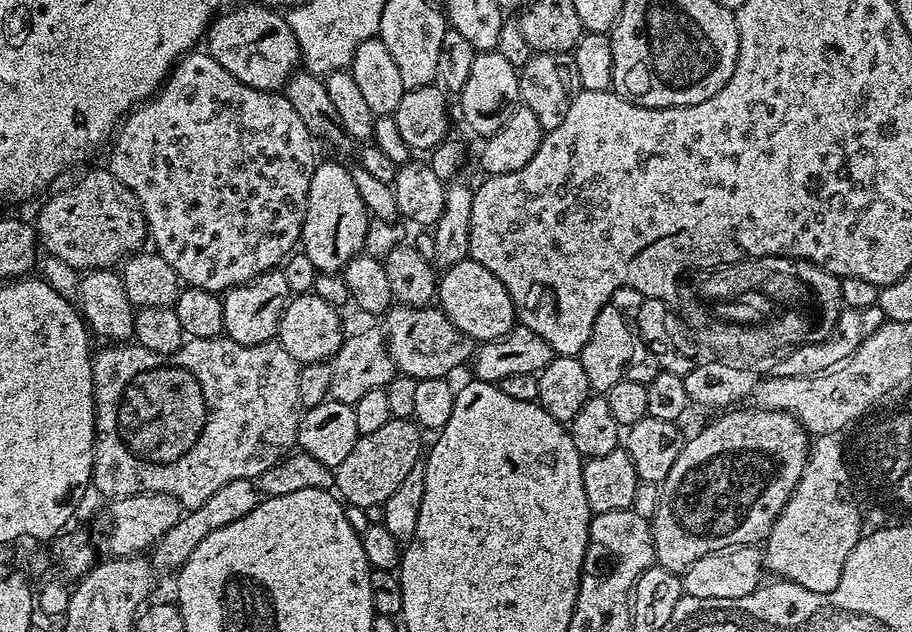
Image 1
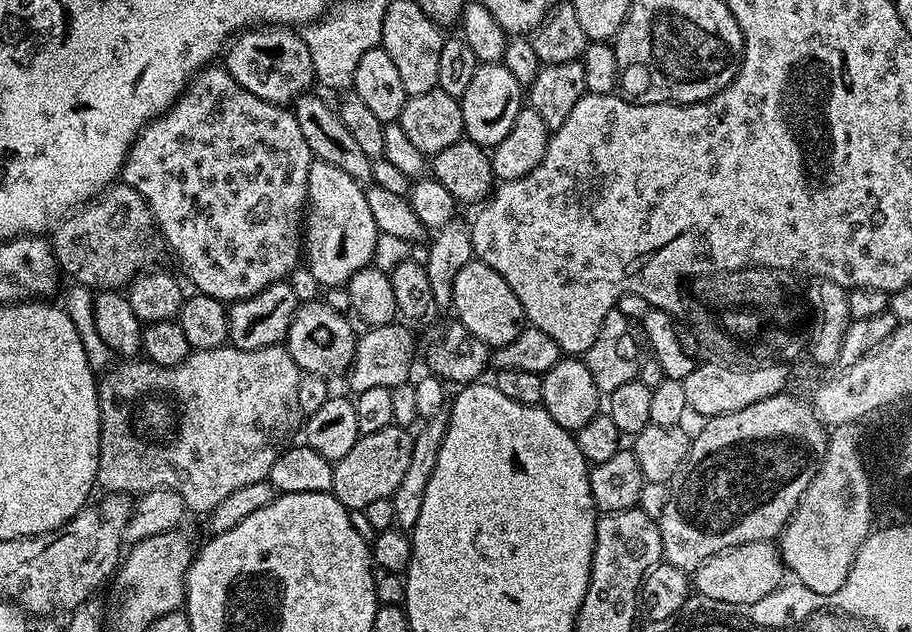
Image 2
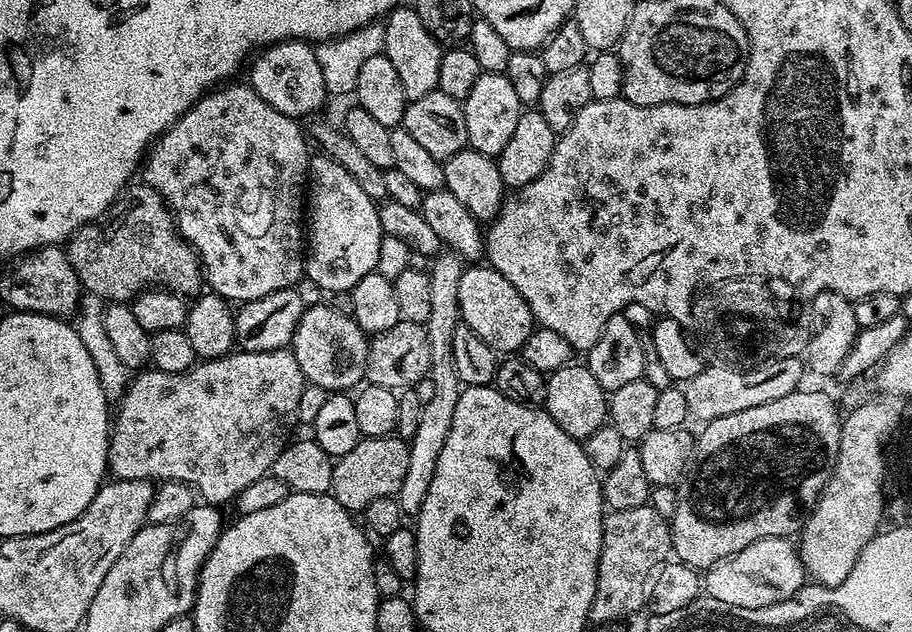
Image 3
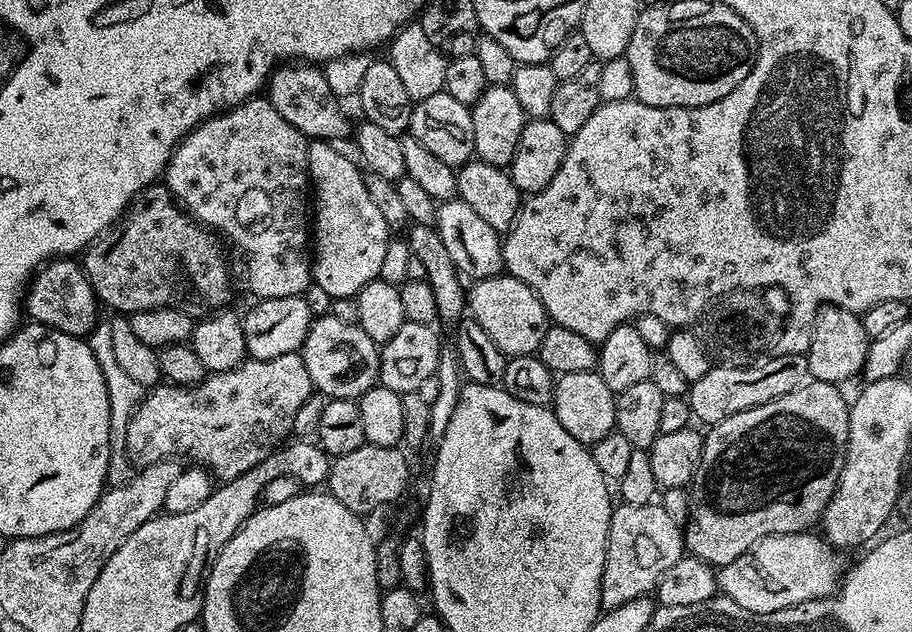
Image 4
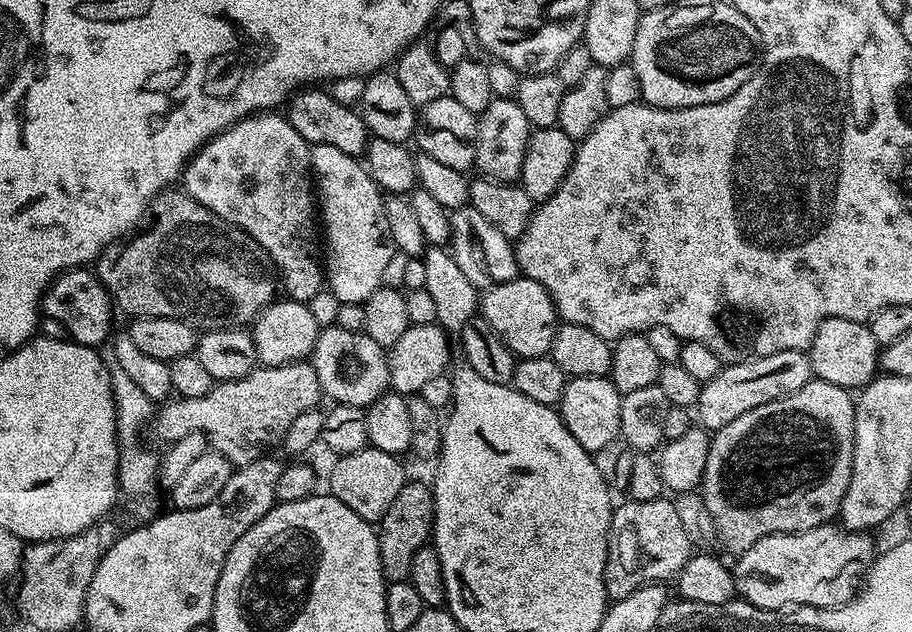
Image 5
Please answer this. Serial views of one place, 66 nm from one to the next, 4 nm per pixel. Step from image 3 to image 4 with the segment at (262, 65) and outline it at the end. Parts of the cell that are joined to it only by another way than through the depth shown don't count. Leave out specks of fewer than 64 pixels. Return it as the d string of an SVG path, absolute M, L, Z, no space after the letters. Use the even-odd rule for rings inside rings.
M285 62L268 77L266 85L266 99L272 104L290 126L312 140L327 140L340 142L344 135L349 135L350 124L340 109L341 101L337 99L326 82L323 71L312 62Z

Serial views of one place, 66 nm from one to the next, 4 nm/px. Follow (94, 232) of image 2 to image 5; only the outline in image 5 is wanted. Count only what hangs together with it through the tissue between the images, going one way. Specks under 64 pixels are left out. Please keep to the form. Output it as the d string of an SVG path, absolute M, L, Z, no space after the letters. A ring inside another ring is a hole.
M165 190L156 195L152 199L150 205L150 220L152 216L152 225L145 230L141 236L133 235L127 241L128 245L121 250L116 256L116 248L109 246L96 257L94 261L94 275L109 296L112 298L113 305L117 309L120 308L128 315L128 318L138 316L153 316L154 318L174 318L178 322L186 322L191 328L197 330L211 330L214 328L244 328L251 325L252 321L259 316L261 310L267 308L269 304L277 299L278 293L278 276L274 271L274 265L271 258L262 250L262 246L256 240L251 240L241 228L234 227L233 224L227 224L222 218L218 218L218 214L214 214L210 210L206 210L206 206L202 206L194 198L190 198L187 192L183 190Z

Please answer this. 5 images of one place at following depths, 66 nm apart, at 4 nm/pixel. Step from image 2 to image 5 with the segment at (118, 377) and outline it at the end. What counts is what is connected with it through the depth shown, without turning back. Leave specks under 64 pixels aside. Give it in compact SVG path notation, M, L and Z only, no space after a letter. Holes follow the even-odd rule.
M299 360L293 364L270 366L265 368L257 366L250 374L237 380L222 380L213 383L212 389L202 398L172 398L163 405L164 408L155 413L154 428L156 436L163 442L171 442L182 438L191 432L201 432L208 440L211 451L220 452L232 465L239 466L254 462L265 455L272 447L279 445L284 439L286 430L294 423L294 418L306 410L317 407L322 400L318 374L308 360Z

